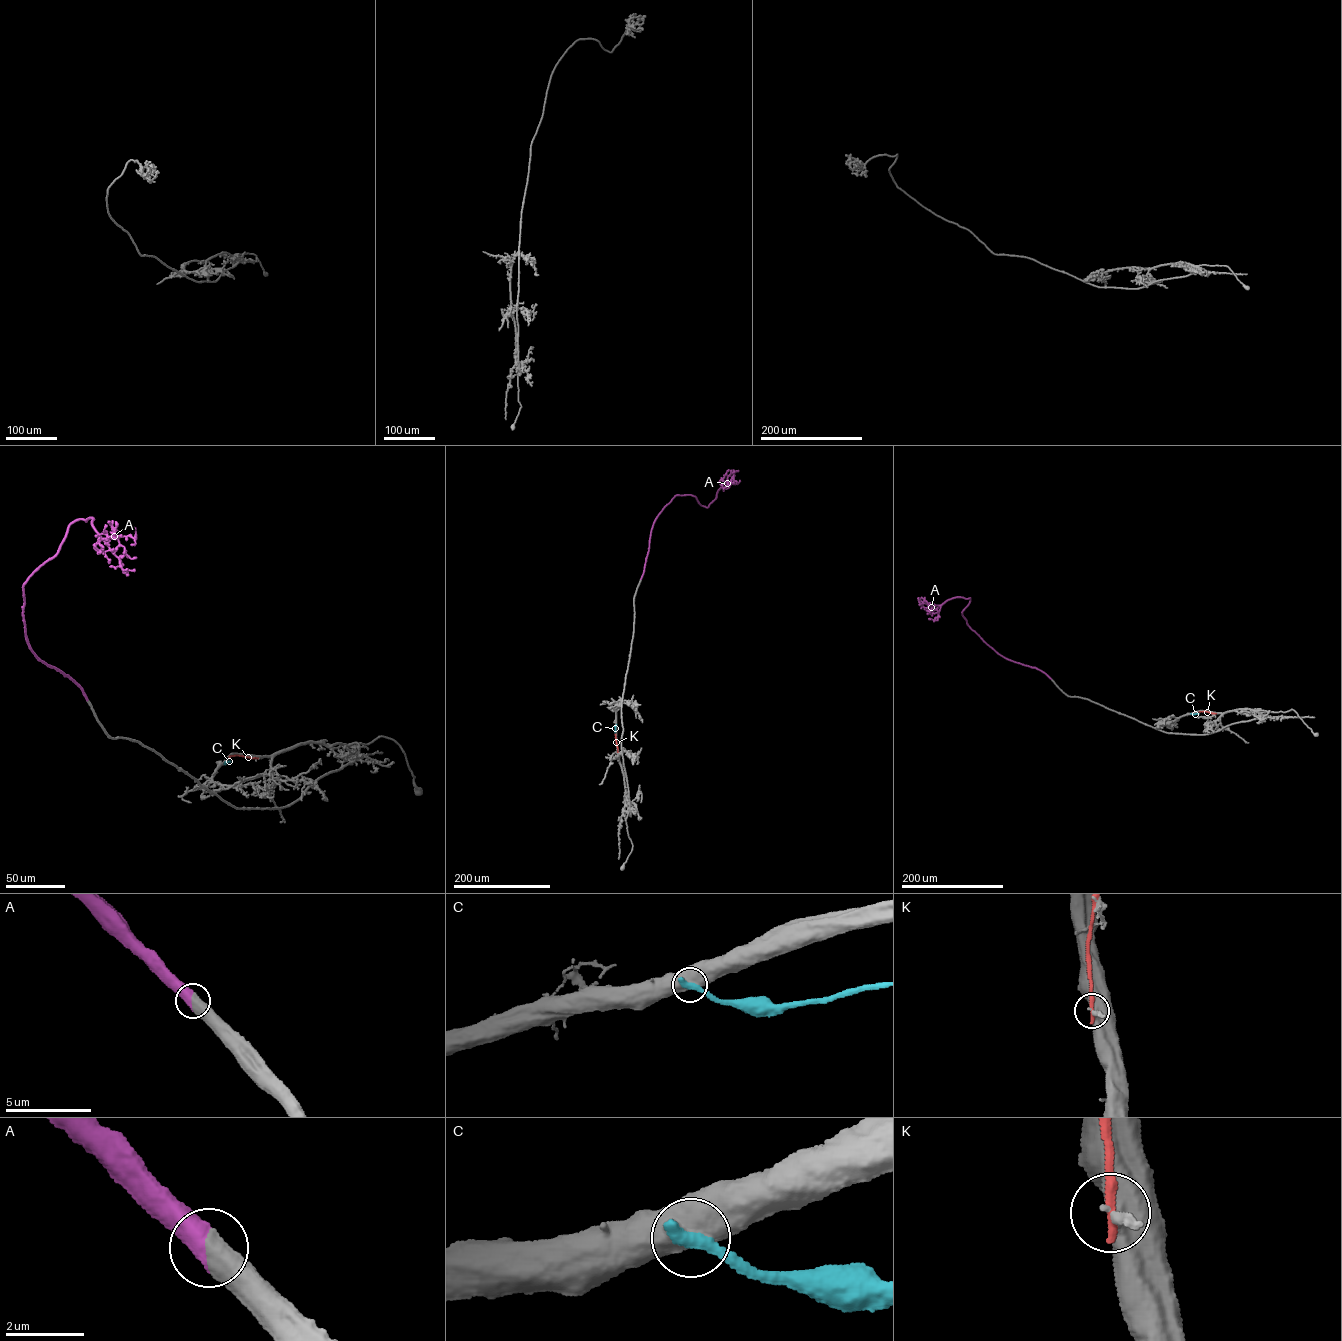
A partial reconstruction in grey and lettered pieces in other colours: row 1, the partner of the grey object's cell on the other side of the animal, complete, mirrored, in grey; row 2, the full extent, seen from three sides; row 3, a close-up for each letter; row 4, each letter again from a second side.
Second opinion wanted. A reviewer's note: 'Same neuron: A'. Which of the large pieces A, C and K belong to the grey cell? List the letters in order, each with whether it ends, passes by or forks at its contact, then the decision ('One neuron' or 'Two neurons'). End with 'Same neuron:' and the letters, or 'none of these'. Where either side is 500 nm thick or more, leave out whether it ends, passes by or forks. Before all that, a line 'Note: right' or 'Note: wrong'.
Note: right
A: One neuron
C: Two neurons
K: It ends there. Two neurons
Same neuron: A

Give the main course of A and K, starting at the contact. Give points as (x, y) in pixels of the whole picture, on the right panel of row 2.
A: (1051, 679), (1005, 658), (971, 628), (962, 614), (970, 598), (938, 605), (921, 604), (918, 597)
K: (1215, 713), (1199, 712)

